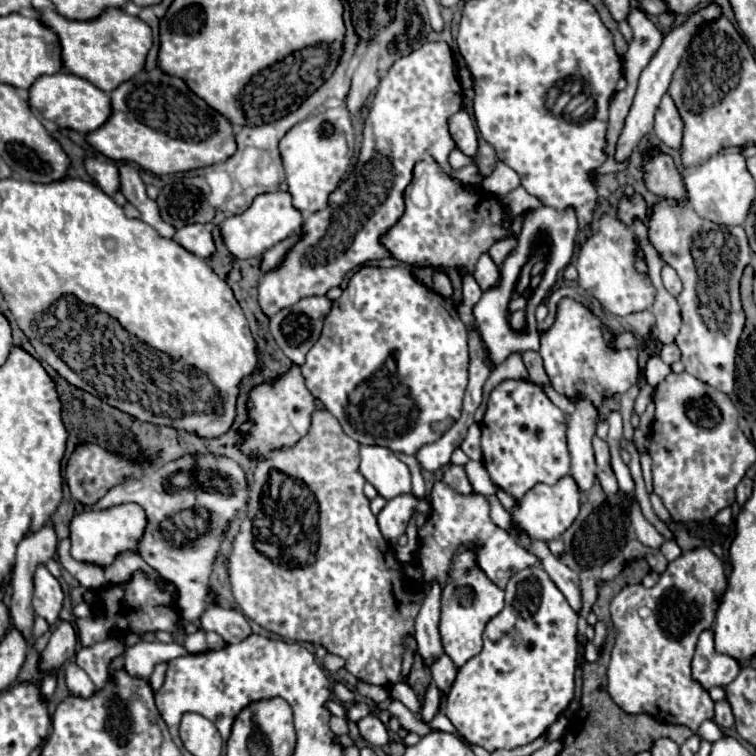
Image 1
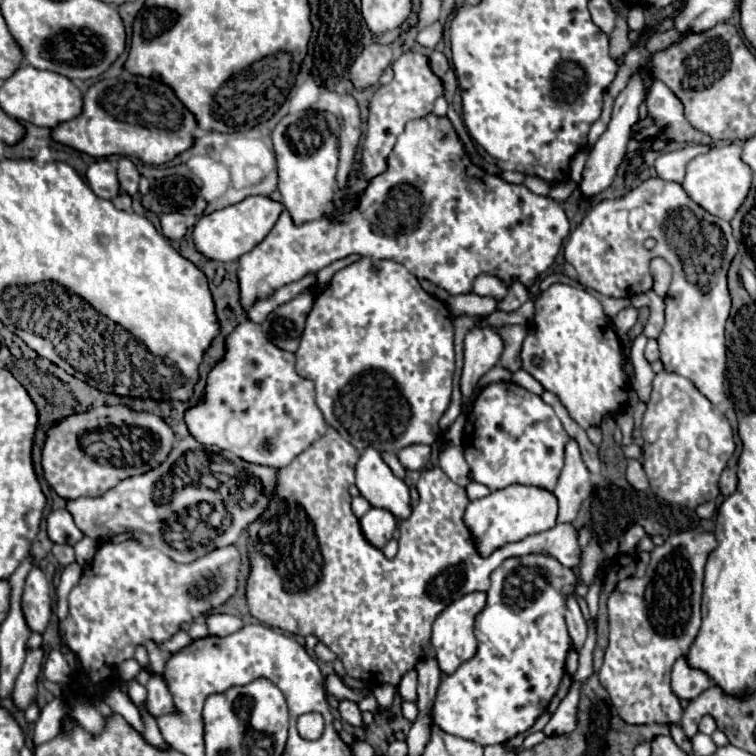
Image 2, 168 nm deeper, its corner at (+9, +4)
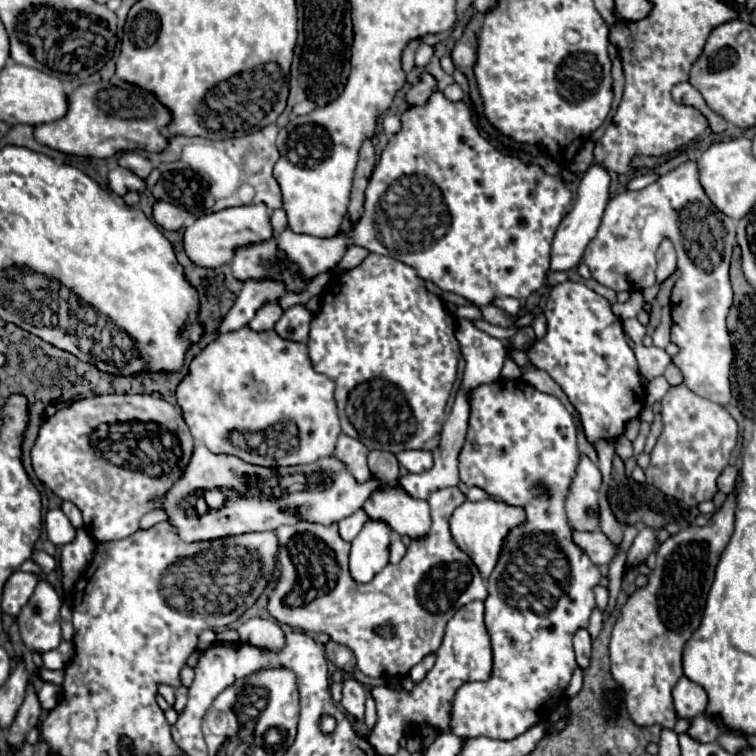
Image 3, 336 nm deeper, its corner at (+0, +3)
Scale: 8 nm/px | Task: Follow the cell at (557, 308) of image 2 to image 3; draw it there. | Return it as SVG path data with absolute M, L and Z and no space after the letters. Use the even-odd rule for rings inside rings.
M565 281L551 289L551 295L547 299L545 307L545 319L547 319L547 339L535 341L533 347L529 347L529 359L537 369L547 371L559 387L567 393L569 401L579 413L585 437L589 443L597 443L601 439L615 439L625 433L625 425L639 417L643 403L645 403L645 391L641 389L641 377L637 369L637 361L633 355L633 349L627 345L621 319L613 315L607 299L591 291L583 282Z

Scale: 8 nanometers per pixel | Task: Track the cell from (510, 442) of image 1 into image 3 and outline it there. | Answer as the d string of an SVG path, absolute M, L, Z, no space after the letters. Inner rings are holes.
M503 377L471 389L469 407L471 415L467 437L459 453L461 481L467 487L483 489L495 501L523 507L527 521L509 531L497 565L487 579L489 595L485 599L485 625L493 645L493 675L489 681L475 681L459 687L451 711L451 731L459 737L515 739L535 723L545 721L565 693L571 675L577 669L573 637L585 627L585 621L589 621L589 615L595 609L593 587L601 581L601 573L597 565L591 563L587 553L571 539L573 527L565 515L567 491L581 457L575 441L575 423L569 411L559 403L559 399L535 391L535 387L531 387L527 381L509 381ZM489 455L533 455L533 483L531 473L527 473L531 469Z

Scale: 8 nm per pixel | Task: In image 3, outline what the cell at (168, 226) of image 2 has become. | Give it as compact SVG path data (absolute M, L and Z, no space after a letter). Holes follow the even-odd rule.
M155 201L153 203L153 221L169 231L177 231L179 227L183 227L183 215L181 209L171 205L171 203L163 203L163 201Z

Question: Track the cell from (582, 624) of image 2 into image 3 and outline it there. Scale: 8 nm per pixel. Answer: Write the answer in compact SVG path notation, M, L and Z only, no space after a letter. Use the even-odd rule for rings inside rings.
M581 629L575 635L575 659L577 665L581 667L581 671L585 671L589 667L589 655L591 655L591 637L587 633L587 629Z

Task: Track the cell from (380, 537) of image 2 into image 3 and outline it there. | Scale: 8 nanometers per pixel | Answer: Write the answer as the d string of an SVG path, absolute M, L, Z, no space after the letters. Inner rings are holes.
M367 521L351 543L349 573L355 583L369 583L389 563L391 529L381 521Z

